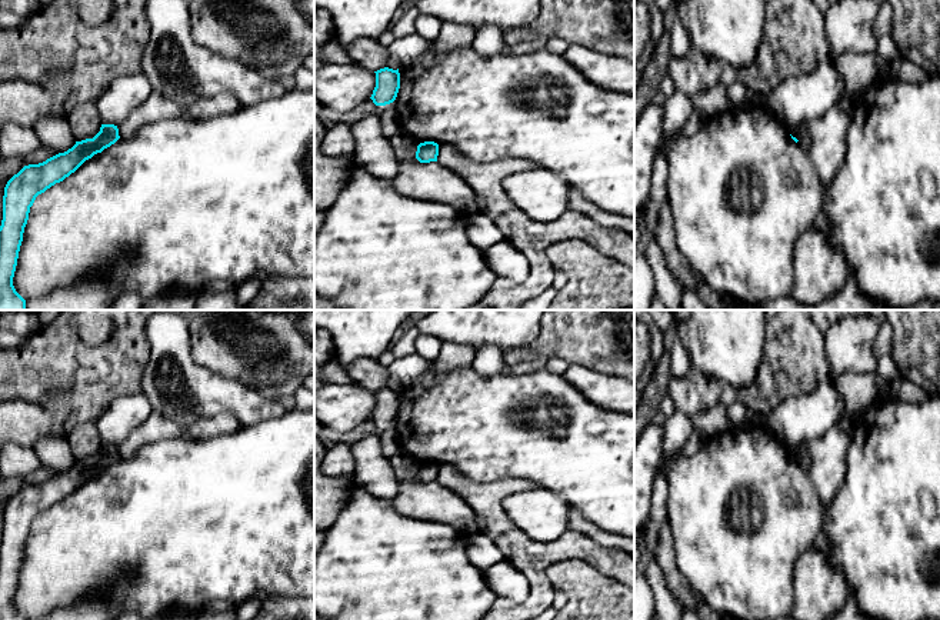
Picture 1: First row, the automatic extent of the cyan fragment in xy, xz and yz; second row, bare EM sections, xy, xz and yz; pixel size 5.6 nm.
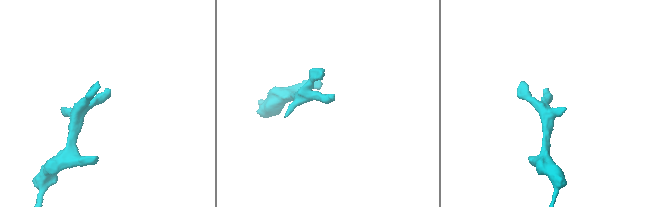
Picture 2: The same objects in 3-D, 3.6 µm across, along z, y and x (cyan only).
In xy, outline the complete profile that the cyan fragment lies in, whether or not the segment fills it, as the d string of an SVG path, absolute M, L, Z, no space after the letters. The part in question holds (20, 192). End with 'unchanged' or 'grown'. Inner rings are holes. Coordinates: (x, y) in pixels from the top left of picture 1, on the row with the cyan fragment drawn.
M101 124L93 139L76 141L64 153L43 163L24 166L4 187L0 226L0 310L26 310L26 300L16 291L13 277L30 207L36 197L74 173L86 160L120 139L114 124Z; unchanged

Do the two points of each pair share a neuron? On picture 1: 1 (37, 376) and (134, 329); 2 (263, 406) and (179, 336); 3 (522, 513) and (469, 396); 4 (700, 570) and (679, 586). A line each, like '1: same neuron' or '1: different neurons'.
1: same neuron
2: same neuron
3: different neurons
4: different neurons

